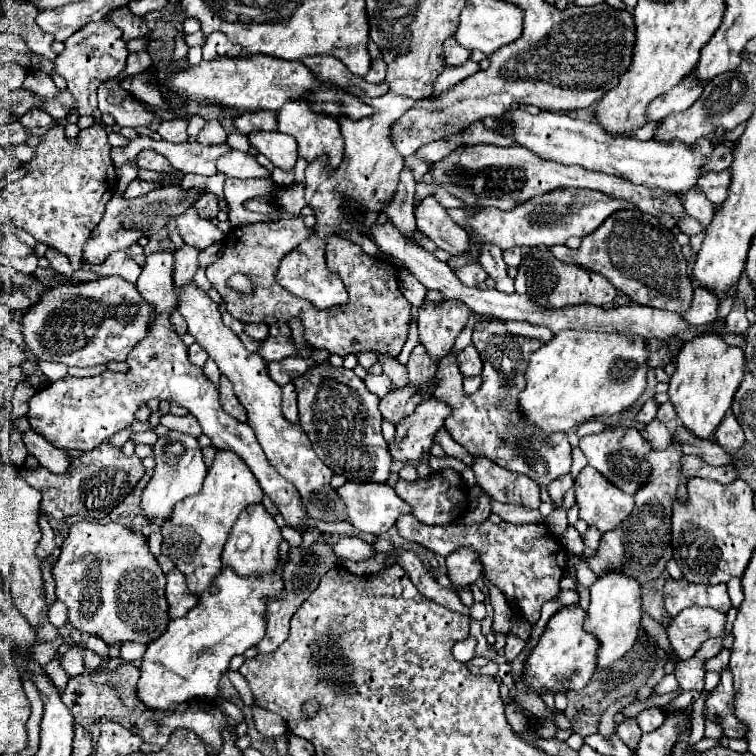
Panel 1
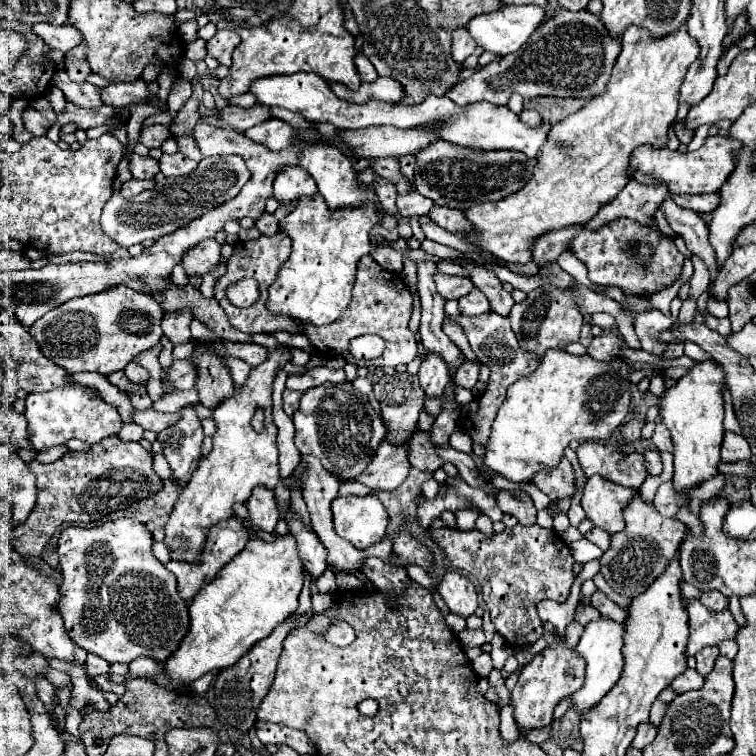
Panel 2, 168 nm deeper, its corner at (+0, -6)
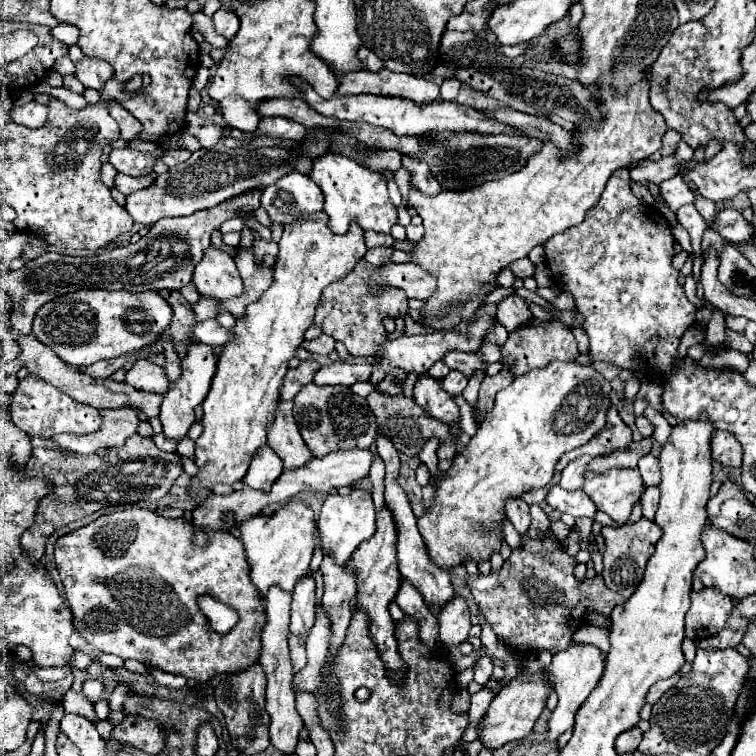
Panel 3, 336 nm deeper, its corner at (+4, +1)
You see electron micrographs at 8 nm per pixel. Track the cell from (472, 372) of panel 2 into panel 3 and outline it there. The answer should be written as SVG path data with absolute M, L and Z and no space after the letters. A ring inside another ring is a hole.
M451 370L445 376L445 382L441 382L441 388L445 388L445 392L449 392L451 396L461 394L465 386L467 386L467 376L463 376L463 372L457 372L457 370Z

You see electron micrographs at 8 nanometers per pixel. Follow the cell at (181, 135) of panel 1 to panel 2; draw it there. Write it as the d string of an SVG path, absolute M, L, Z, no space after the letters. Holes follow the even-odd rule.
M149 125L149 127L143 127L139 133L139 141L143 141L143 145L149 149L161 147L165 139L169 139L169 127L165 125Z

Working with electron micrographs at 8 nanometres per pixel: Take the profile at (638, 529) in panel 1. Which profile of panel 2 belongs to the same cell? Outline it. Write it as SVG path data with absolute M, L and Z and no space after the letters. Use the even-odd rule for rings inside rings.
M639 495L625 509L625 529L621 533L611 535L611 547L603 553L601 573L605 581L615 589L615 593L635 599L641 595L663 571L669 559L679 549L679 543L685 537L685 525L677 519L661 517L653 505L643 503Z

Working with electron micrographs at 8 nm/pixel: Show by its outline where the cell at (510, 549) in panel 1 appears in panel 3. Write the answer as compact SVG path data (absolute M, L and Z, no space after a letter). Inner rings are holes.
M523 534L521 546L511 552L499 570L491 570L483 576L467 576L467 584L487 624L507 646L515 652L545 648L555 654L571 644L571 636L587 612L593 610L609 616L617 604L625 602L621 594L607 588L601 576L599 580L585 580L583 584L575 582L575 566L577 560L549 534L543 538Z

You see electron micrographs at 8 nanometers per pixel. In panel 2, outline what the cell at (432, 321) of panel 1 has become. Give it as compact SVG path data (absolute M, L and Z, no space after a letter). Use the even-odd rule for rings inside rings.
M427 353L425 361L421 363L417 377L419 377L419 385L423 387L427 397L441 397L447 381L451 379L449 369L445 367L445 361L431 353Z

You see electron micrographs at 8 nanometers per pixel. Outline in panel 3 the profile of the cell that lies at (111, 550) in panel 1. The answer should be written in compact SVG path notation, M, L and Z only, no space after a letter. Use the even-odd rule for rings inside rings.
M129 508L129 510L99 516L89 526L83 526L69 534L59 536L55 542L55 564L57 564L59 576L61 576L61 582L65 588L65 598L73 612L75 632L79 632L93 648L97 648L101 652L115 654L121 658L135 658L147 666L151 664L151 666L161 668L171 674L183 674L185 678L193 678L201 684L211 680L215 674L241 672L247 666L255 664L255 660L259 656L261 628L265 624L265 604L261 604L261 608L257 608L257 592L253 592L253 584L249 584L249 574L247 574L249 568L245 568L245 554L241 552L241 540L237 540L237 536L217 536L217 540L213 540L213 544L209 544L209 548L193 548L193 524L185 522L183 518L169 520L151 510ZM201 592L213 592L213 596L217 596L219 600L225 600L225 604L233 604L233 608L241 608L241 624L237 624L237 628L233 628L233 632L229 632L229 636L209 636L209 632L205 632L205 616L201 616L201 610L197 608L197 596Z

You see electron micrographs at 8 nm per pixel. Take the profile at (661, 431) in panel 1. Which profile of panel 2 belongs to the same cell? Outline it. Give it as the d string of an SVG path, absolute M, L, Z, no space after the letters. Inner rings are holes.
M649 451L645 453L645 465L647 465L647 471L649 475L661 475L661 455L659 451Z

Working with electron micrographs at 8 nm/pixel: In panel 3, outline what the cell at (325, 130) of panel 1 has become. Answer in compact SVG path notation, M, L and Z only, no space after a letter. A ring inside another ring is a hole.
M325 154L313 160L309 178L321 188L325 196L323 210L329 214L329 228L337 234L345 234L351 222L359 222L363 230L389 232L397 222L397 210L387 196L387 182L377 174L359 166L355 160L341 154Z

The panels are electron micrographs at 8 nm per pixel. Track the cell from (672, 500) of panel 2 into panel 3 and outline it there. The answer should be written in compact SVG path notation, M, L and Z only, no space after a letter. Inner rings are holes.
M647 486L641 500L643 500L643 516L653 520L655 512L659 508L659 486Z

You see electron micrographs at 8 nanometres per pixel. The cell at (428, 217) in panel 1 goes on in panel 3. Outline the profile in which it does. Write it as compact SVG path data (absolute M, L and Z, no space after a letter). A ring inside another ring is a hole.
M505 296L501 302L497 302L497 320L511 332L519 324L529 322L531 312L527 308L527 302L519 296Z

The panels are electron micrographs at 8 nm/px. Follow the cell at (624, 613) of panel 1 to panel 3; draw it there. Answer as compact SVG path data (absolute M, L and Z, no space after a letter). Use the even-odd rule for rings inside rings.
M573 642L567 650L561 650L553 656L553 662L547 670L551 674L553 688L559 696L559 704L557 704L557 708L553 710L553 714L549 718L549 740L557 740L565 730L573 728L577 710L589 698L589 694L597 688L597 684L603 676L603 670L605 670L605 656L601 656L601 650L593 644Z

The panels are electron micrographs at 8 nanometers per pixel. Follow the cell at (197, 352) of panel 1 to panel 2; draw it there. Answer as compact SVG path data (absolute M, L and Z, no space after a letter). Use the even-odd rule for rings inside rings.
M191 359L173 361L169 369L161 371L161 383L169 383L175 389L191 389L195 385L197 371L191 363Z

